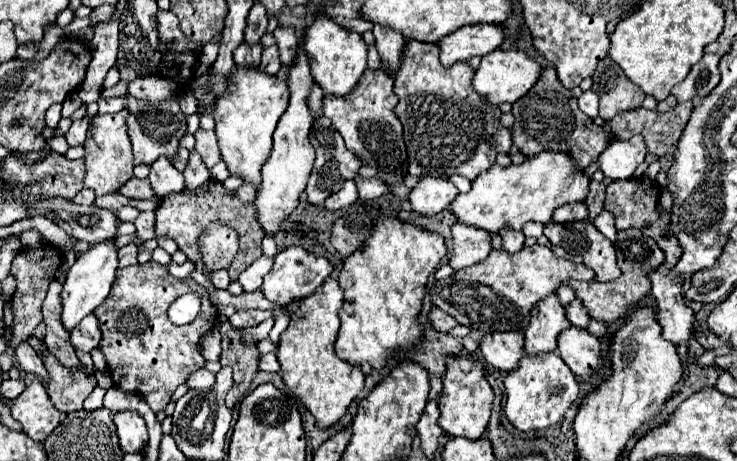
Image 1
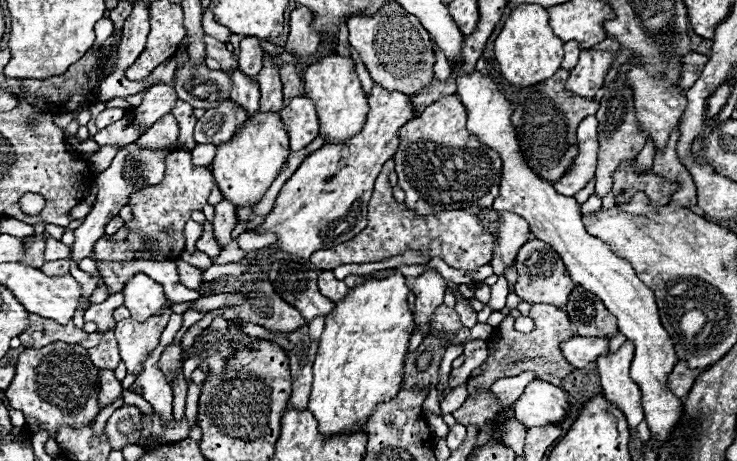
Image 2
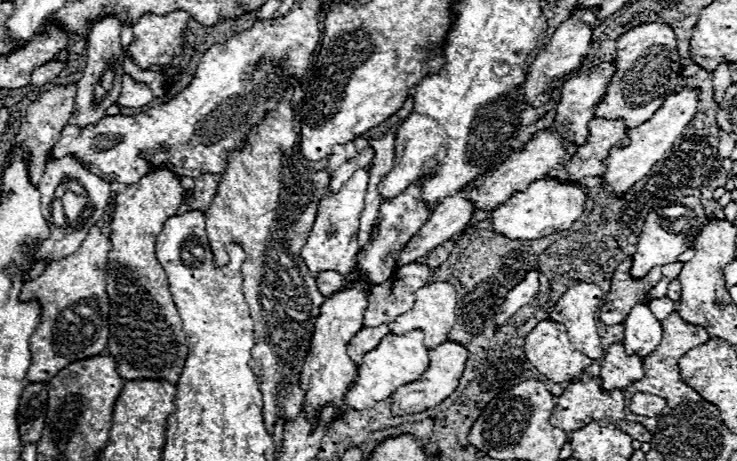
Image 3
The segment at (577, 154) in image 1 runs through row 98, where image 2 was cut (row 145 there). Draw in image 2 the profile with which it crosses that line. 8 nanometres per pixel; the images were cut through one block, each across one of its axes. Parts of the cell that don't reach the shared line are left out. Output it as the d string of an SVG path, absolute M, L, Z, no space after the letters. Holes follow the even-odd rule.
M560 68L552 78L544 82L528 88L520 88L512 118L510 118L516 130L516 138L522 148L524 160L528 160L528 166L532 168L532 172L536 172L542 180L548 180L548 182L556 182L560 180L560 176L564 176L564 172L568 172L574 158L578 156L576 128L586 116L596 114L598 110L596 102L568 92L564 88L566 80L568 80L568 70Z

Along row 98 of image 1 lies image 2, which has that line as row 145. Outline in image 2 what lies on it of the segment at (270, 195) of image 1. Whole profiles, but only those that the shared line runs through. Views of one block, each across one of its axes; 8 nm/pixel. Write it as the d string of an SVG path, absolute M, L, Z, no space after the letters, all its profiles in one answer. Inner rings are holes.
M306 96L294 98L282 112L282 122L288 126L290 148L302 150L318 136L318 114L312 100Z

